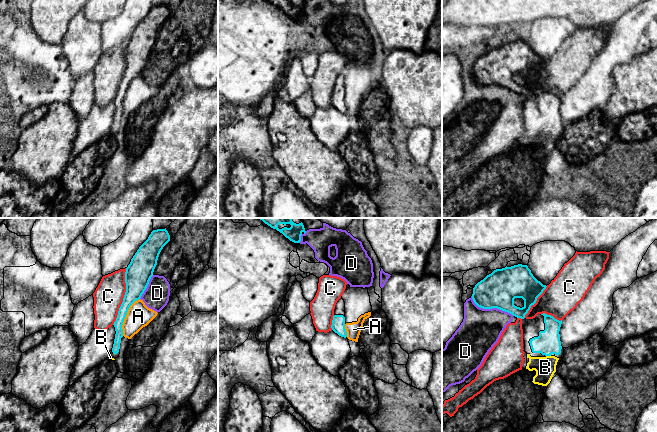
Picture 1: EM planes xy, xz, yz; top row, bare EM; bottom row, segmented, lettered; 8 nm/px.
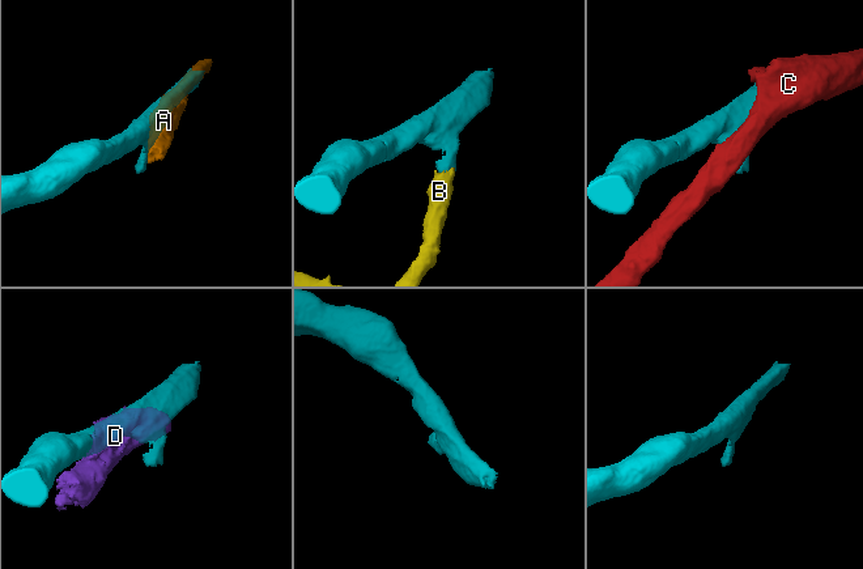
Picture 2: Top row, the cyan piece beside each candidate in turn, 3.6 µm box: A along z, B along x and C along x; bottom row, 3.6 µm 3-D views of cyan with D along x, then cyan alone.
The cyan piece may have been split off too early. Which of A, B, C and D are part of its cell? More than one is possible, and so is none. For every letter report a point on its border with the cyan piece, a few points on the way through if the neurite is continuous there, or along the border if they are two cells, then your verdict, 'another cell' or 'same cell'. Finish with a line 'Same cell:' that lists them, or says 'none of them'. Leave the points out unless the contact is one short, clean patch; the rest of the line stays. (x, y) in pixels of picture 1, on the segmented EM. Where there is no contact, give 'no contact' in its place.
A: contact xy (125, 316); another cell
B: contact yz (548, 355); way yz (548, 342), (548, 355), (548, 364), (545, 367); same cell
C: contact xy (124, 296); another cell
D: contact yz (491, 308); another cell
Same cell: B

